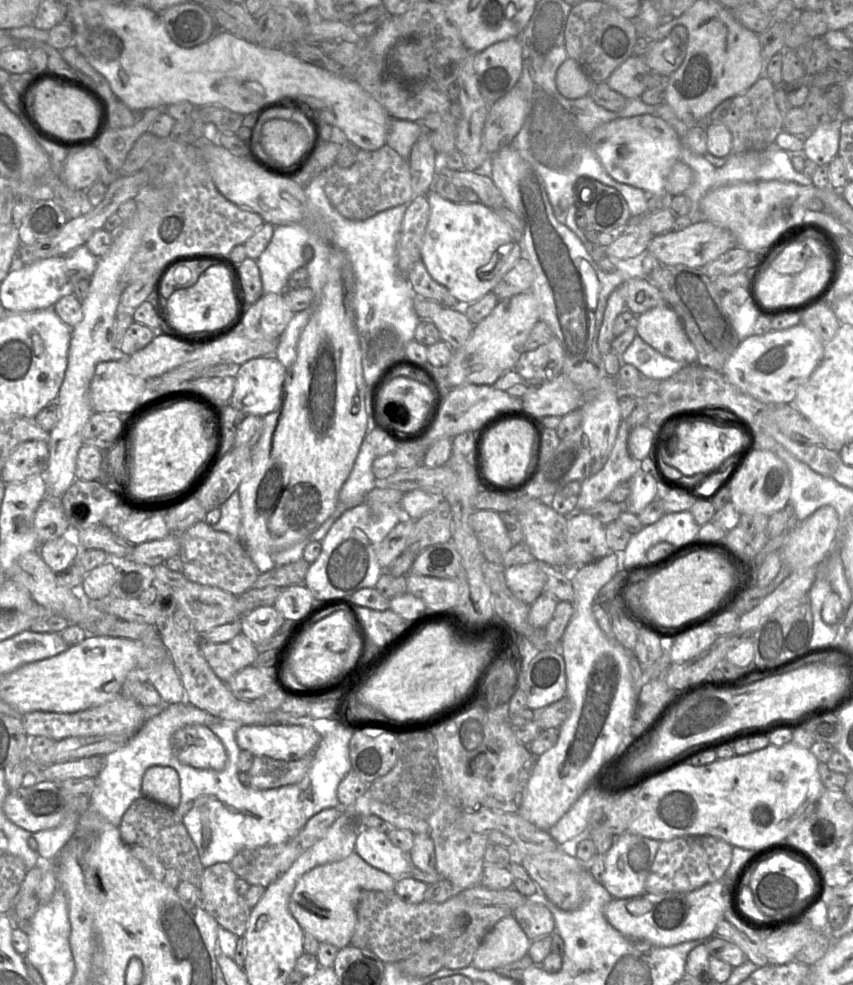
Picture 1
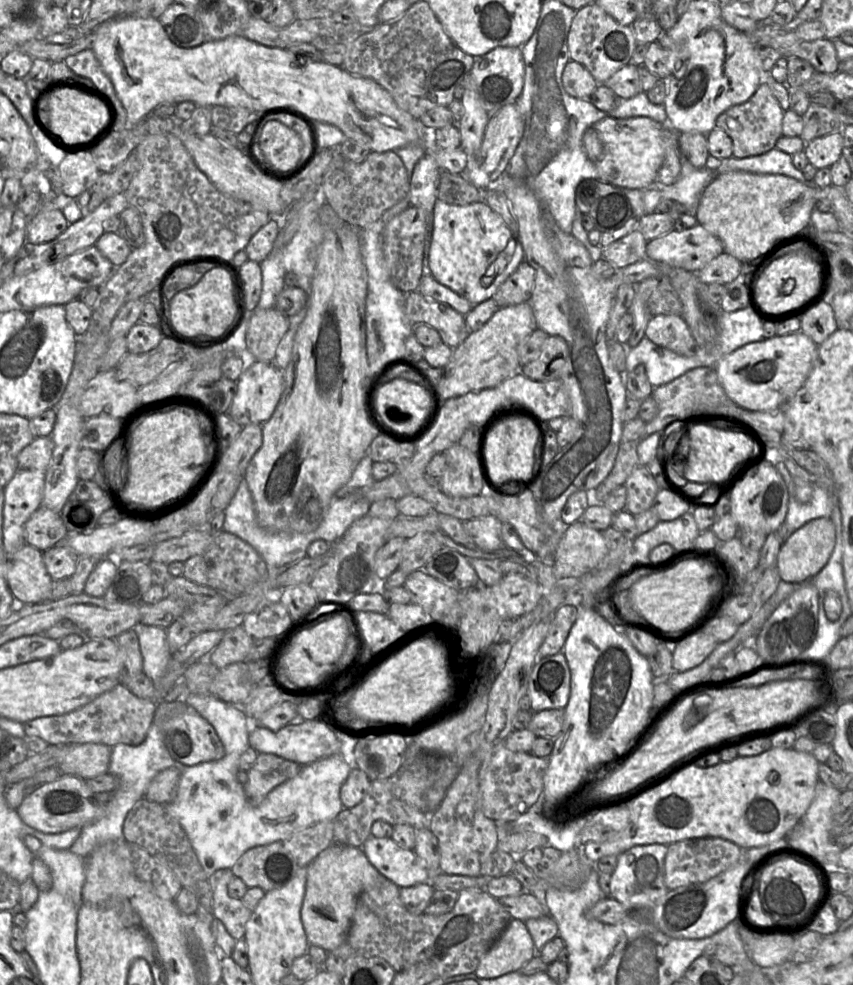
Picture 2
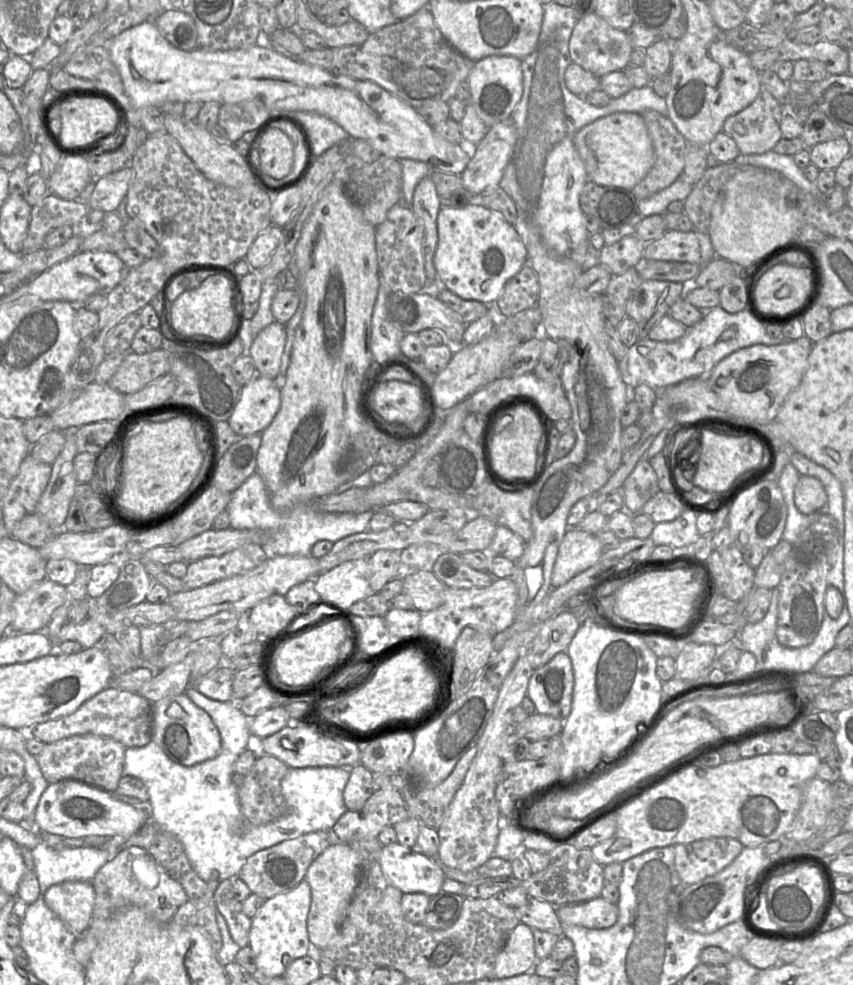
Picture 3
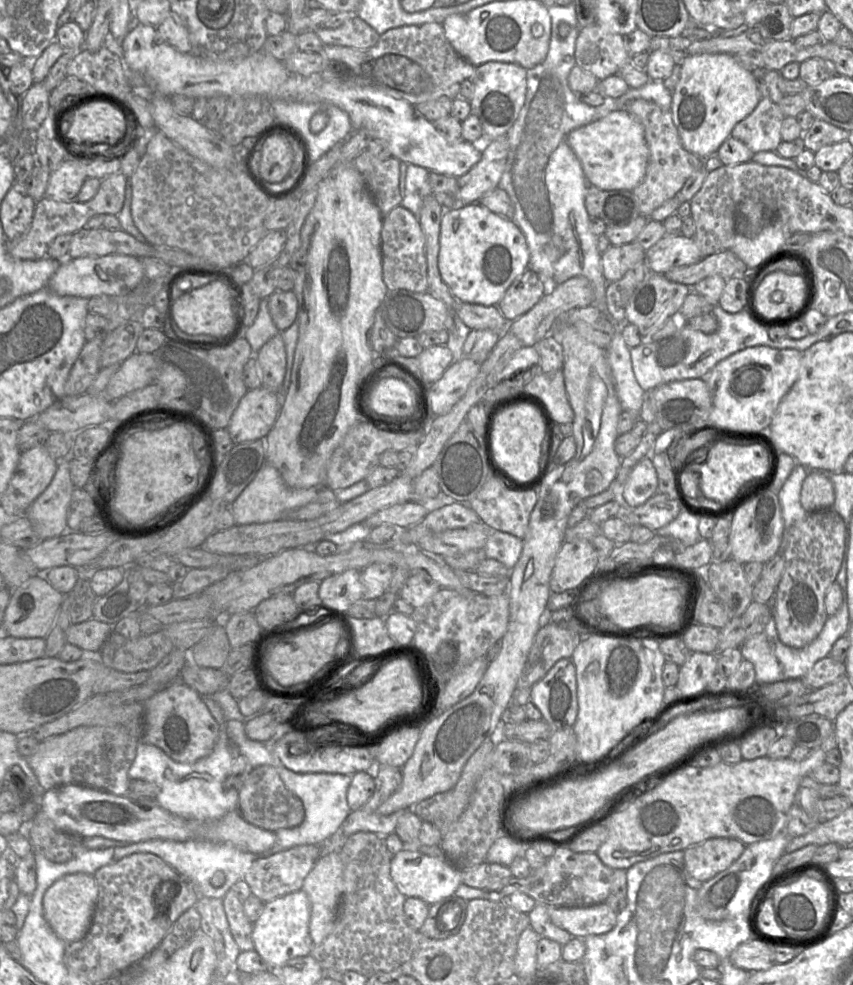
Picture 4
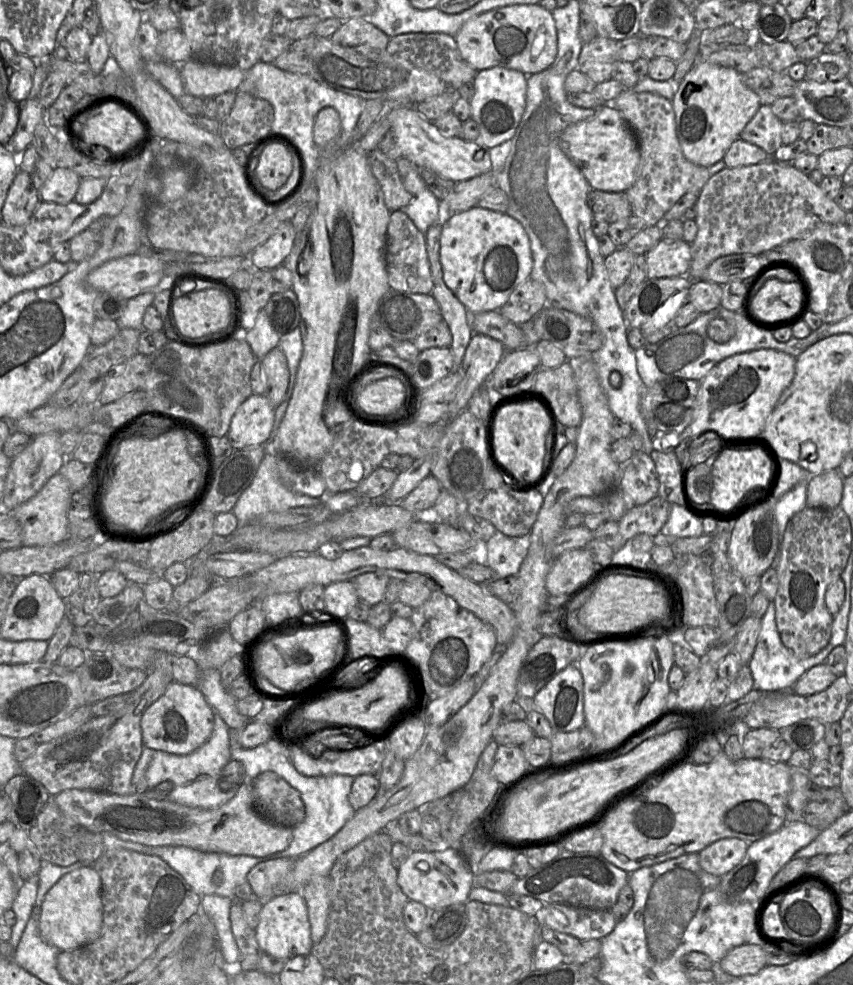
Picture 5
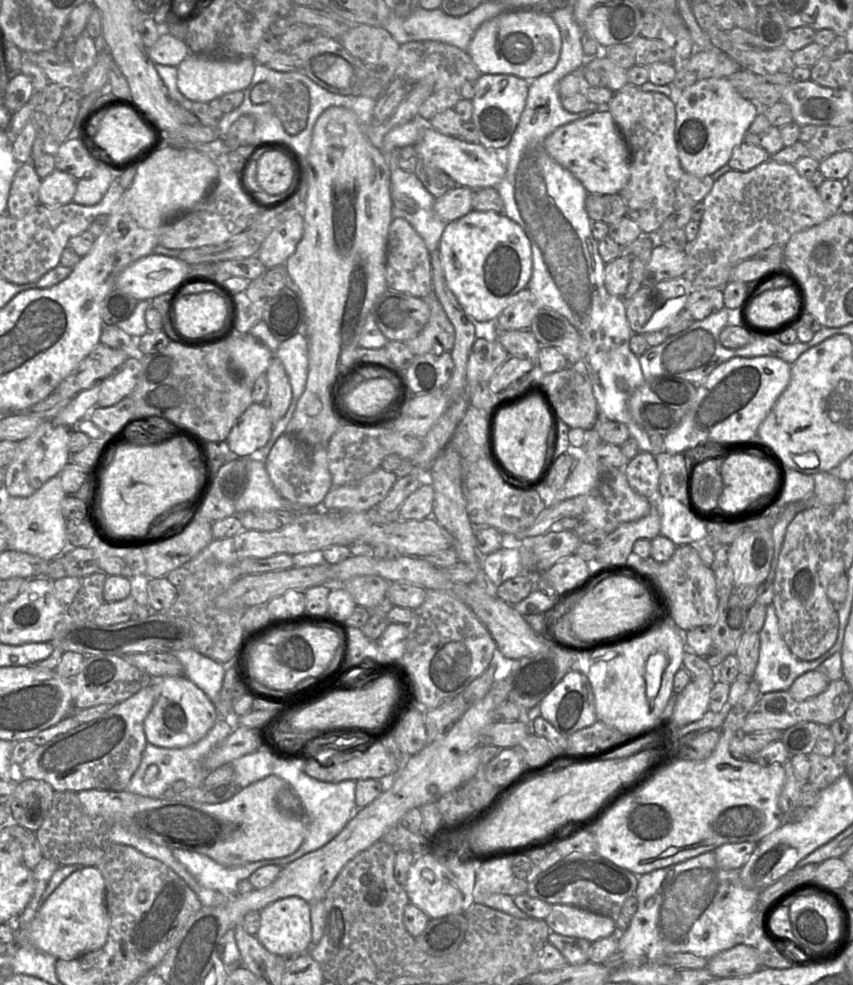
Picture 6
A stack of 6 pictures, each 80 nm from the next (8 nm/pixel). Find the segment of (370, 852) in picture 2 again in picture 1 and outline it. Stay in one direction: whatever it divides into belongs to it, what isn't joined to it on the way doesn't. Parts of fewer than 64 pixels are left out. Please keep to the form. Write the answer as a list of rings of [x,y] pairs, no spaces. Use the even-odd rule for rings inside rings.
[[[362,828],[362,830],[359,831],[356,842],[355,842],[355,849],[354,851],[363,859],[365,860],[369,865],[372,867],[379,869],[387,874],[389,874],[392,878],[394,878],[396,881],[401,878],[408,878],[403,877],[406,873],[409,872],[409,870],[414,867],[411,864],[411,861],[409,859],[409,854],[404,853],[400,848],[396,847],[392,844],[387,834],[378,831],[373,828]]]

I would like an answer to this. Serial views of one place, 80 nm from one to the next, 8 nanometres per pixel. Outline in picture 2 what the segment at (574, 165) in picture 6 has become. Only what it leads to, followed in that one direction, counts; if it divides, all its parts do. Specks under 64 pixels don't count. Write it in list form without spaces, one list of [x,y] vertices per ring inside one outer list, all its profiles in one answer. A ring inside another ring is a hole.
[[[644,116],[617,119],[606,117],[589,127],[582,137],[584,151],[599,173],[600,182],[620,188],[646,189],[656,183],[656,177],[665,159],[662,124]]]

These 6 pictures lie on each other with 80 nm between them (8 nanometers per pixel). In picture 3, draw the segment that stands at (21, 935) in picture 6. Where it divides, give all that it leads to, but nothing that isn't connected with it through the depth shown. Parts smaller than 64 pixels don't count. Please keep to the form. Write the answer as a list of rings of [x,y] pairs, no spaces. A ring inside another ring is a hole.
[[[64,881],[54,884],[46,890],[44,901],[67,929],[79,937],[91,921],[95,902],[92,881]]]

